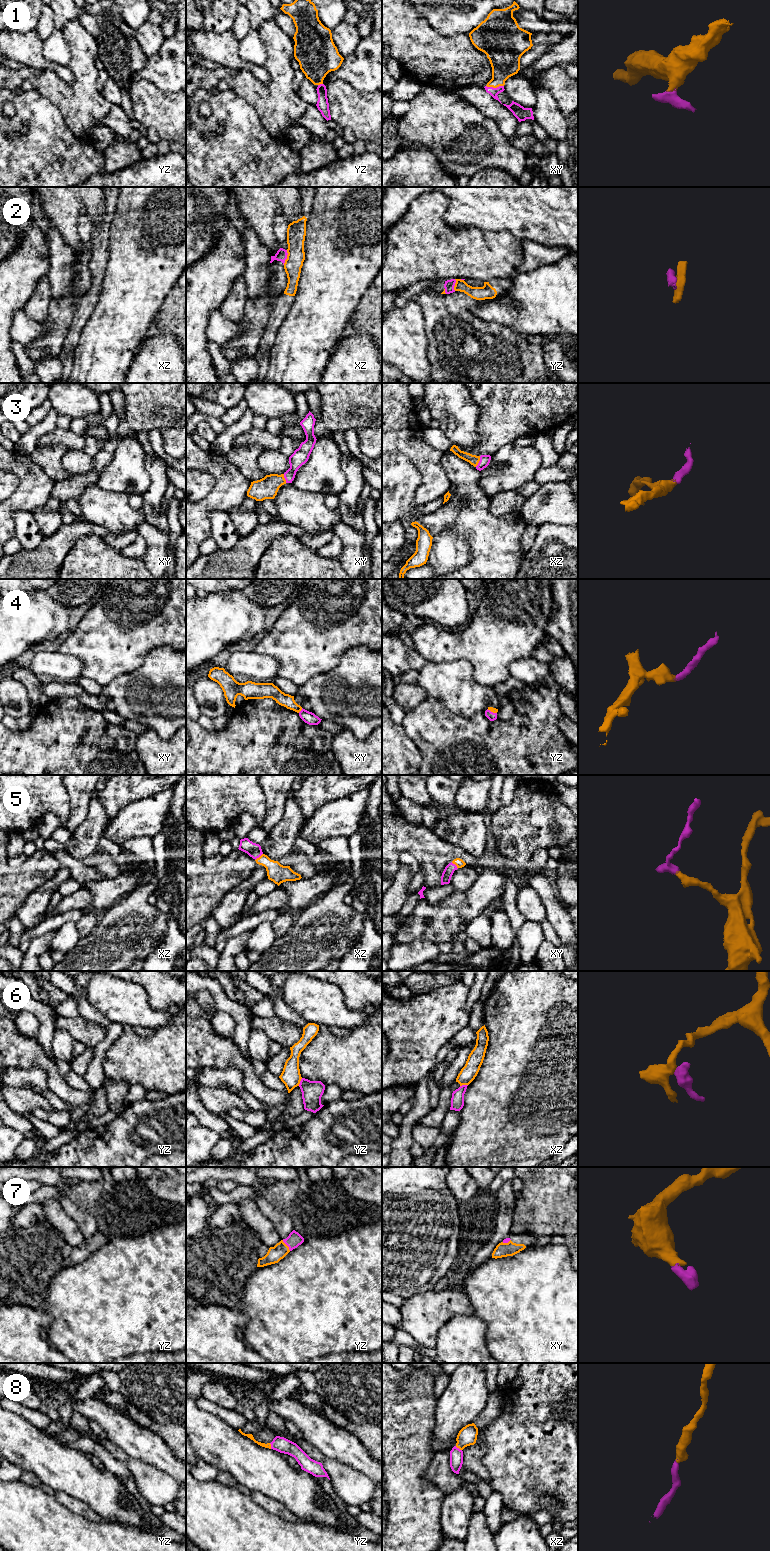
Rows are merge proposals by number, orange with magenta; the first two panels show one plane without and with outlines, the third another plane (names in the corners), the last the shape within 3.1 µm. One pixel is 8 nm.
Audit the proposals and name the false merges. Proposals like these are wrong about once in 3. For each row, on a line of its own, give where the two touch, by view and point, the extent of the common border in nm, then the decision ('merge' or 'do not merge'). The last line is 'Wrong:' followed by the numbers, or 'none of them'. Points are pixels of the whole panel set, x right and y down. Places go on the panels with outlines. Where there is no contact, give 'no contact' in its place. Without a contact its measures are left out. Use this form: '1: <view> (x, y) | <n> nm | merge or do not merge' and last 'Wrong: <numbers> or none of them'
1: xy (495, 87) | 140 nm | merge
2: xz (287, 257) | 120 nm | do not merge
3: xz (479, 460) | 100 nm | merge
4: xy (300, 710) | 50 nm | merge
5: xz (259, 857) | 90 nm | merge
6: yz (299, 1082) | 70 nm | do not merge
7: yz (286, 1245) | 110 nm | merge
8: xz (458, 1447) | 70 nm | merge
Wrong: 2, 6

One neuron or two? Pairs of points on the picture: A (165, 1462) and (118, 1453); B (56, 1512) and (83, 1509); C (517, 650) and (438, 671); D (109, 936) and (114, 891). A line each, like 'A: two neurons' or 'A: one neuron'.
A: two neurons
B: two neurons
C: two neurons
D: two neurons

